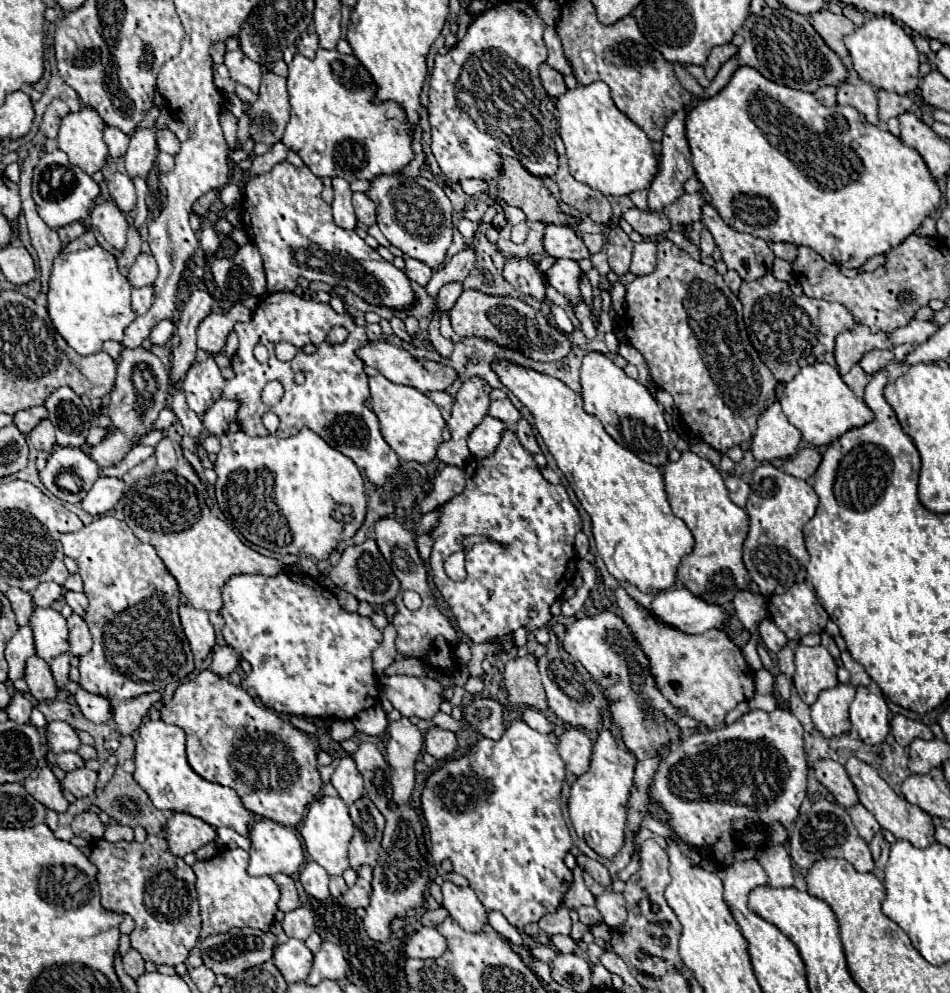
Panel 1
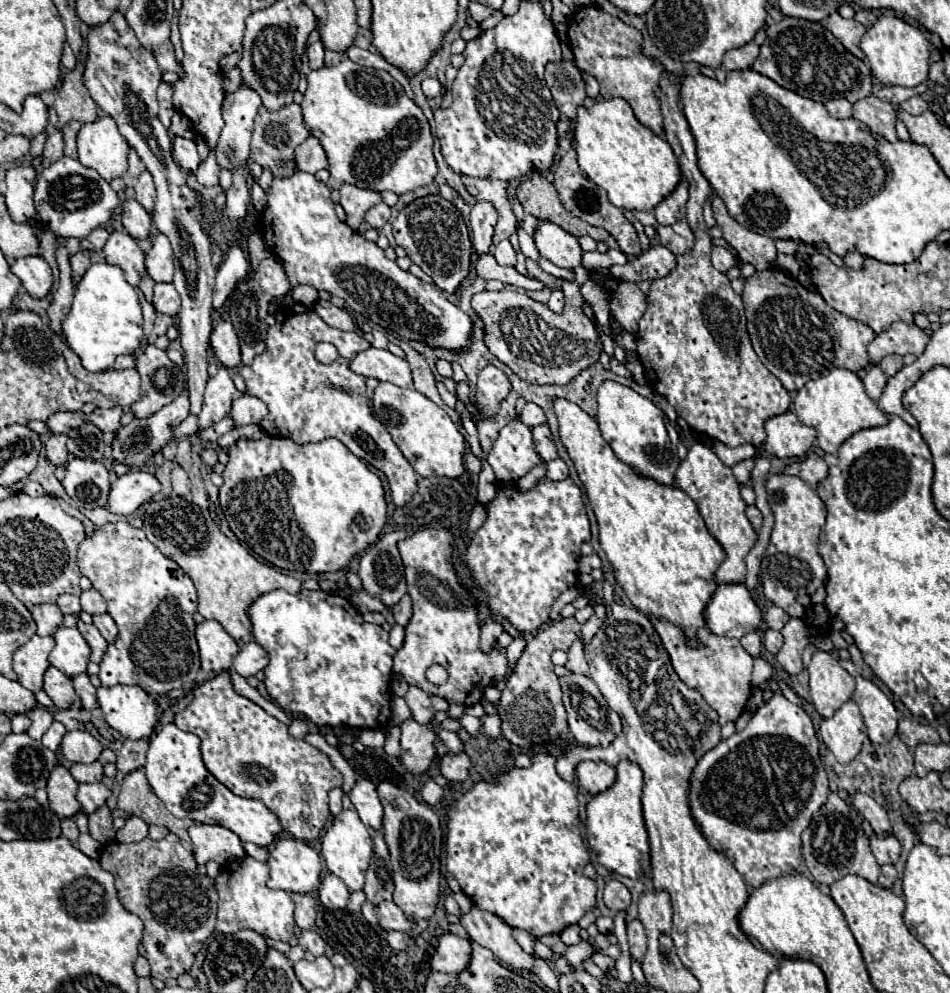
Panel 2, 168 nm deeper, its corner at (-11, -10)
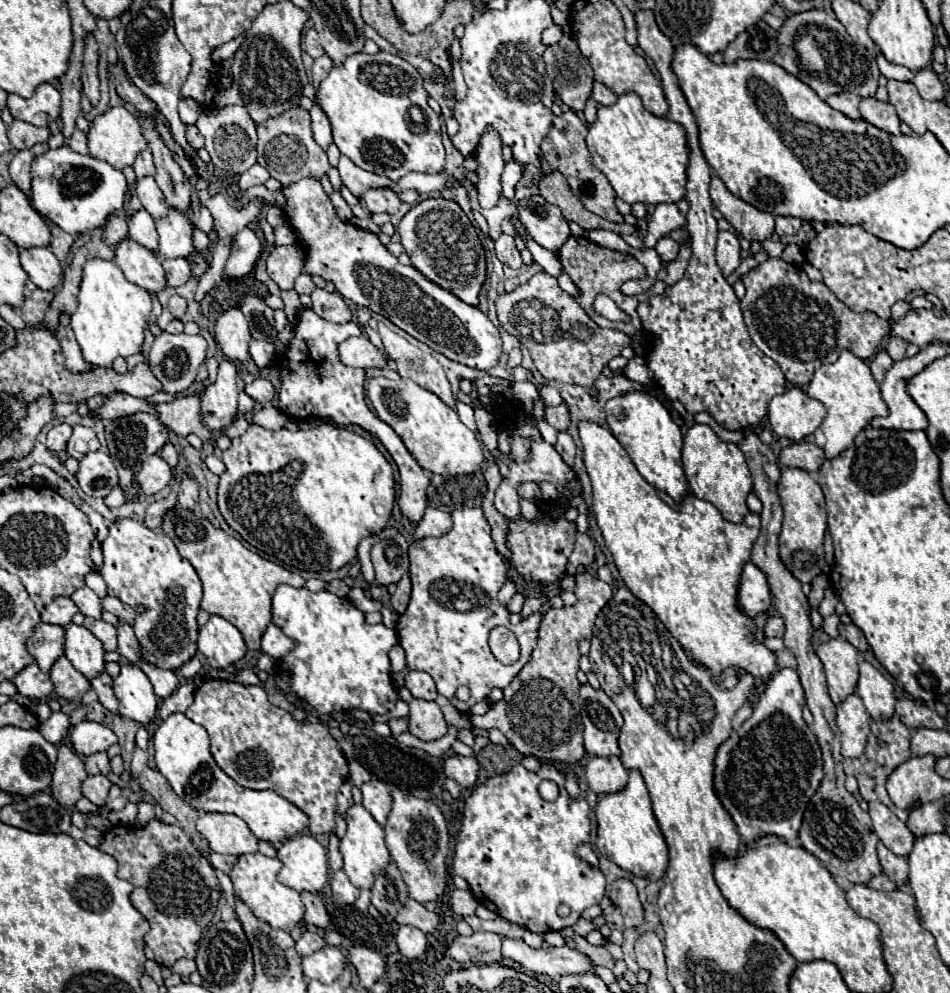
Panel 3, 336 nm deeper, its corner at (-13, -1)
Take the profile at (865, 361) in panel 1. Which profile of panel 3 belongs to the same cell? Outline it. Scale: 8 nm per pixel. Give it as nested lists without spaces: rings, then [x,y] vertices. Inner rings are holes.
[[[891,336],[885,350],[887,350],[887,354],[889,354],[895,362],[897,362],[897,360],[903,360],[903,358],[905,358],[905,350],[907,350],[907,342],[901,340],[901,338]]]

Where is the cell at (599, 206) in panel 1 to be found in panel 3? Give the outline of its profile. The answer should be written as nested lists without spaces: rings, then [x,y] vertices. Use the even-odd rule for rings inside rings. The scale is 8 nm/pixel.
[[[563,106],[563,114],[553,120],[553,128],[541,144],[541,156],[551,164],[553,170],[559,170],[567,178],[571,192],[581,200],[585,210],[605,220],[623,224],[625,220],[623,220],[623,214],[615,206],[615,192],[609,180],[601,172],[597,172],[597,168],[593,168],[589,160],[589,152],[585,148],[585,132],[587,132],[587,122],[583,122],[571,108]]]

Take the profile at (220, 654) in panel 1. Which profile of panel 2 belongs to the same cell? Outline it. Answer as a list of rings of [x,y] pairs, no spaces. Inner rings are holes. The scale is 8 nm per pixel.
[[[255,641],[247,643],[233,659],[233,669],[243,677],[251,677],[265,667],[267,667],[267,651]]]

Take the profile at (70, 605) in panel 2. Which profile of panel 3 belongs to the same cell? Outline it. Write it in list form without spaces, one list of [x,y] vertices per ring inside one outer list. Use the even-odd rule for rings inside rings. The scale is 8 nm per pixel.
[[[83,586],[83,588],[75,590],[75,592],[73,592],[73,596],[71,596],[71,600],[75,602],[75,606],[79,608],[79,612],[81,612],[81,614],[91,616],[91,618],[101,618],[101,604],[99,604],[99,596],[97,596],[91,588]]]

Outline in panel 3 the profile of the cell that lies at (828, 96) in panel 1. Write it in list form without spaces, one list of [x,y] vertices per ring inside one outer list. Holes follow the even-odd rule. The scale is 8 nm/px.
[[[841,92],[841,94],[837,94],[837,96],[829,96],[825,102],[827,102],[831,108],[843,112],[843,114],[849,116],[849,118],[859,118],[859,110],[857,110],[859,100],[861,100],[861,98],[859,98],[857,94]]]

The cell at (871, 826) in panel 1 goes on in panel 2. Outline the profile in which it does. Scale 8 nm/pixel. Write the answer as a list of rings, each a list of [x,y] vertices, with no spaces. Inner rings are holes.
[[[873,837],[871,839],[871,851],[877,859],[879,865],[885,865],[885,863],[897,863],[899,859],[899,853],[901,853],[901,845],[895,837]]]

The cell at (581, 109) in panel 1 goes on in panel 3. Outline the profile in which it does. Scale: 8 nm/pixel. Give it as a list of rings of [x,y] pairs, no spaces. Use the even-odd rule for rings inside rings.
[[[633,92],[621,94],[611,106],[597,106],[597,120],[589,124],[587,150],[593,166],[607,176],[617,198],[635,204],[677,202],[685,196],[685,168],[689,148],[681,124],[647,112]]]

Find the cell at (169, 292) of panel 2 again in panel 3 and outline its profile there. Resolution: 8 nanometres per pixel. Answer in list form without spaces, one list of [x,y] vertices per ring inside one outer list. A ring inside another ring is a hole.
[[[185,258],[163,260],[163,270],[165,270],[167,286],[171,286],[171,288],[177,288],[177,286],[185,284],[191,278],[189,276],[189,262]]]

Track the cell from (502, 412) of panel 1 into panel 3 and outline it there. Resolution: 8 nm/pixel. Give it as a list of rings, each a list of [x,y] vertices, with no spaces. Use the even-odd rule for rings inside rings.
[[[543,386],[539,390],[539,398],[541,398],[541,402],[545,406],[559,406],[561,404],[561,396],[559,396],[559,392],[553,386]]]

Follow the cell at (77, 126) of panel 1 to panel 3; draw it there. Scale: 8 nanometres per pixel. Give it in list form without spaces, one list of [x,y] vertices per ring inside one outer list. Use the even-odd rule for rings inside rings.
[[[117,106],[117,108],[109,108],[107,112],[95,116],[95,120],[91,122],[89,134],[87,134],[87,146],[93,158],[111,164],[115,170],[123,170],[125,166],[133,164],[135,156],[141,150],[147,148],[147,142],[141,136],[141,126],[137,124],[137,118],[127,108]]]

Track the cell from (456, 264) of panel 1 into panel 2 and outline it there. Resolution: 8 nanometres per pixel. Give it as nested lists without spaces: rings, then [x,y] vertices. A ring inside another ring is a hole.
[[[479,201],[471,209],[471,229],[473,229],[473,247],[477,253],[487,253],[497,223],[497,211],[489,201]]]

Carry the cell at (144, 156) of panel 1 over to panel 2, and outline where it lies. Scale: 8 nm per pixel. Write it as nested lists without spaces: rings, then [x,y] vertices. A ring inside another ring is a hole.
[[[143,171],[137,177],[135,191],[137,191],[137,201],[143,205],[143,209],[147,209],[151,213],[153,203],[155,203],[155,185],[153,185],[153,177],[147,171]]]

